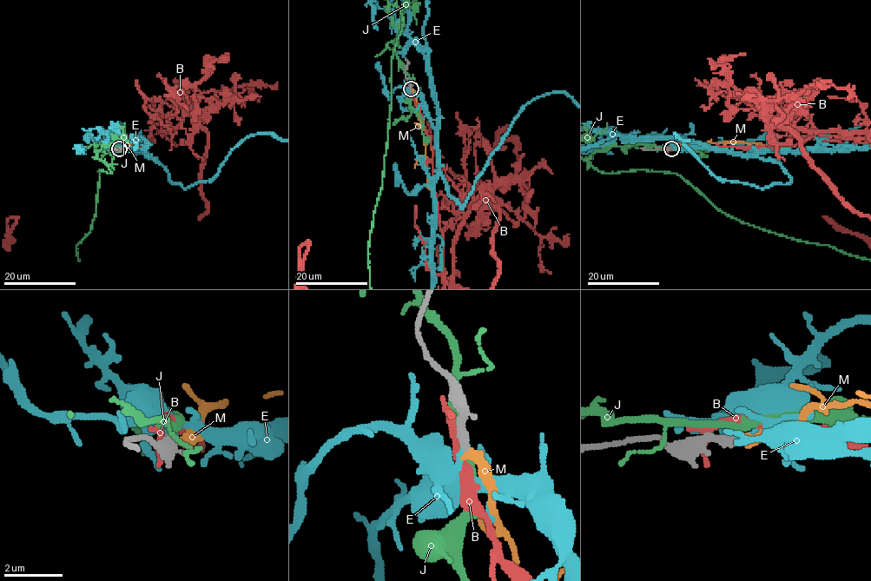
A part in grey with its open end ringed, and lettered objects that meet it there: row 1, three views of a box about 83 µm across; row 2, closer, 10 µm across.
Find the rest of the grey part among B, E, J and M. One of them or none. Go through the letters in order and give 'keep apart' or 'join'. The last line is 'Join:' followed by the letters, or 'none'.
B: keep apart
E: keep apart
J: keep apart
M: join
Join: M

